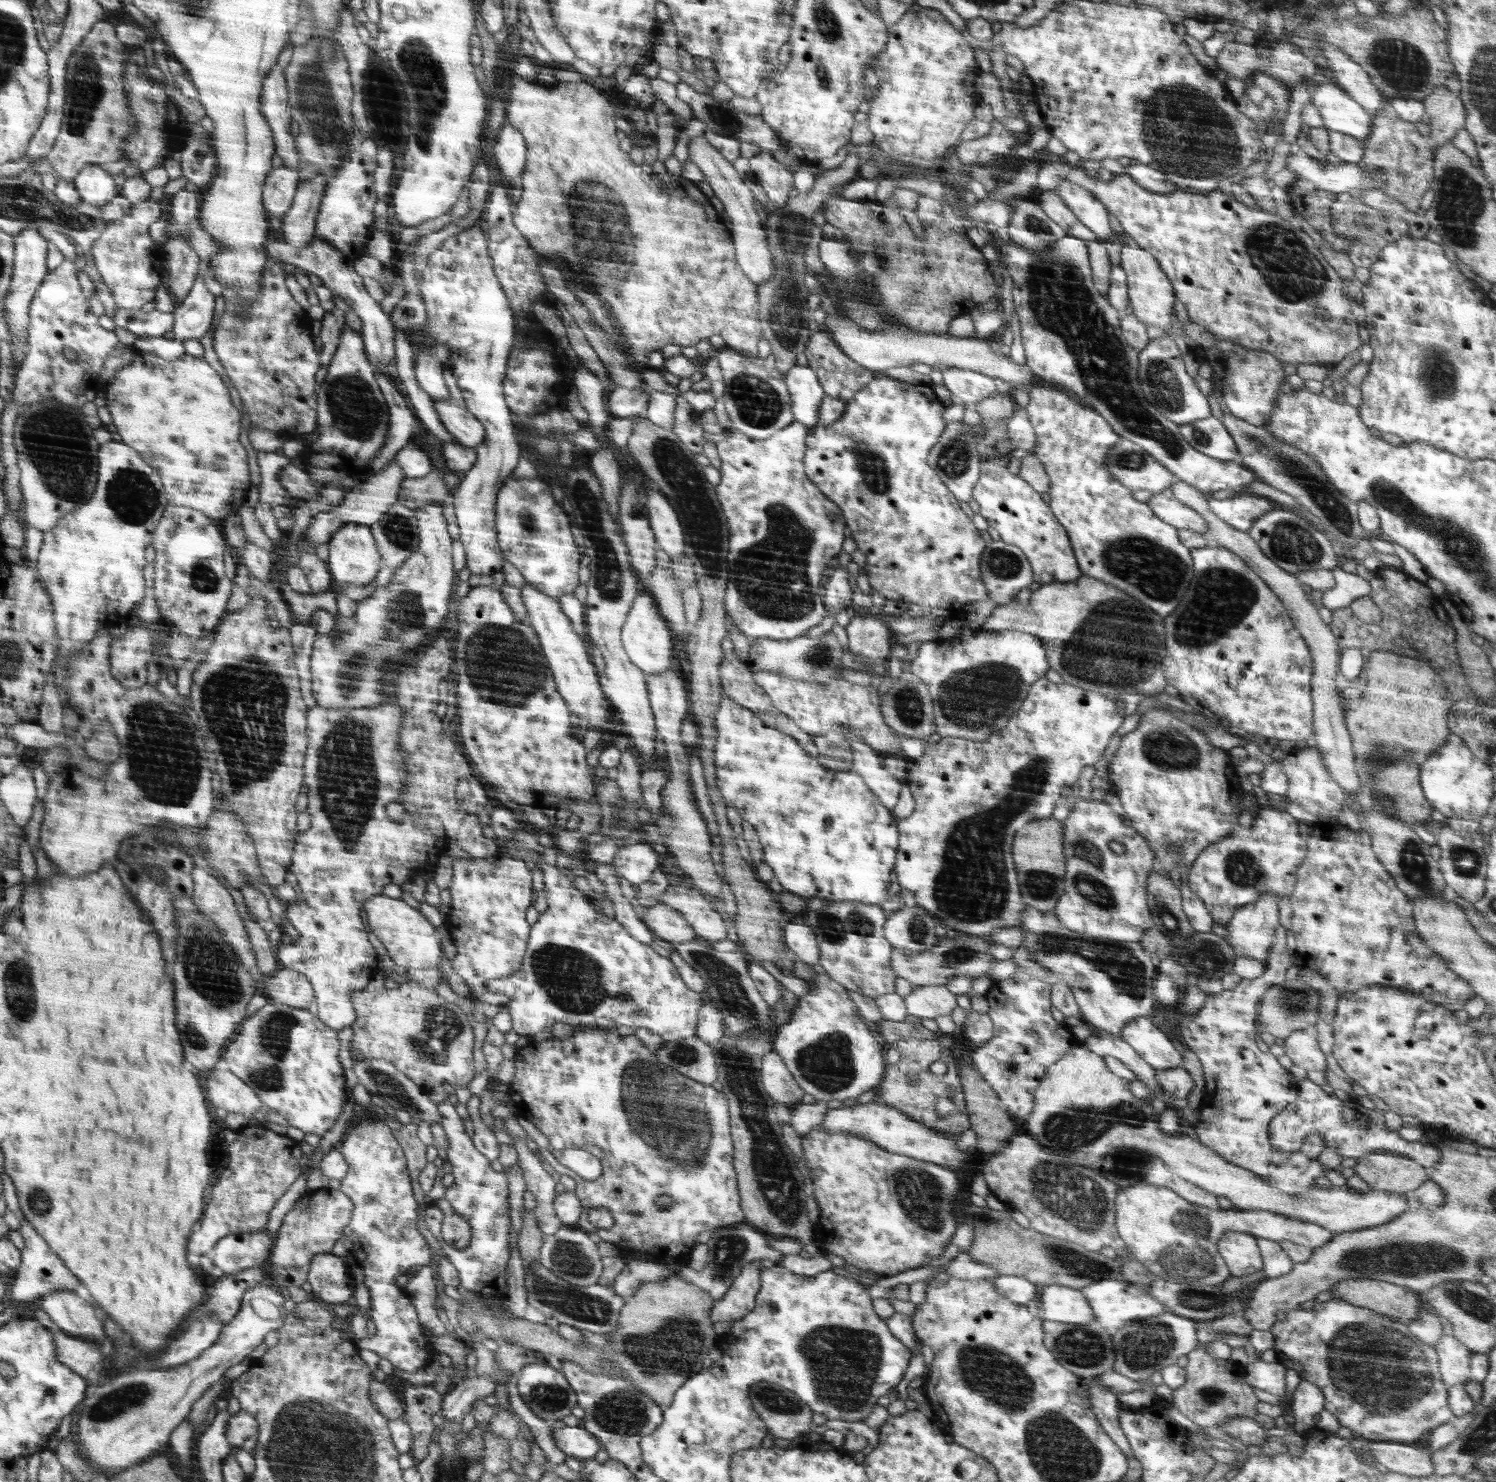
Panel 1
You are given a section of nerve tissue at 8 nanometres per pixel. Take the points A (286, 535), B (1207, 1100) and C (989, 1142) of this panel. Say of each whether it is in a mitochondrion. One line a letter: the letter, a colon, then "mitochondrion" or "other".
A: other
B: other
C: other

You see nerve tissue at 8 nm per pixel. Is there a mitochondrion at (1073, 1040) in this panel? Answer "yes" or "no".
no

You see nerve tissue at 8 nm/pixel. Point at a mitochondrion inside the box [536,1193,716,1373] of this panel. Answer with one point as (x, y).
(571, 1259)

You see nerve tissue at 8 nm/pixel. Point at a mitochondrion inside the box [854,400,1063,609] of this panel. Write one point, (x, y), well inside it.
(953, 459)

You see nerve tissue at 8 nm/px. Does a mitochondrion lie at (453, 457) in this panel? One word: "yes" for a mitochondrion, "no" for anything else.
no

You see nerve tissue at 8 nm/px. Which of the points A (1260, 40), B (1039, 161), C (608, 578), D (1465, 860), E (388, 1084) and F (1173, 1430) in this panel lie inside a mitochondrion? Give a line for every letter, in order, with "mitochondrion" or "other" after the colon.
A: other
B: other
C: mitochondrion
D: mitochondrion
E: mitochondrion
F: other

